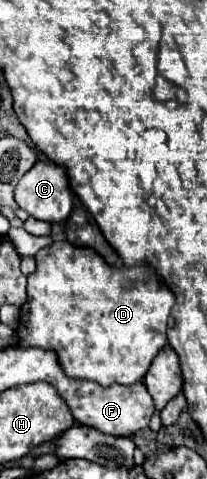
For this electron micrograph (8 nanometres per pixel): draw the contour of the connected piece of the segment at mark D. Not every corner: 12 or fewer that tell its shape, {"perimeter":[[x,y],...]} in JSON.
{"perimeter":[[53,242],[19,346],[69,378],[135,384],[173,294],[147,266]]}

